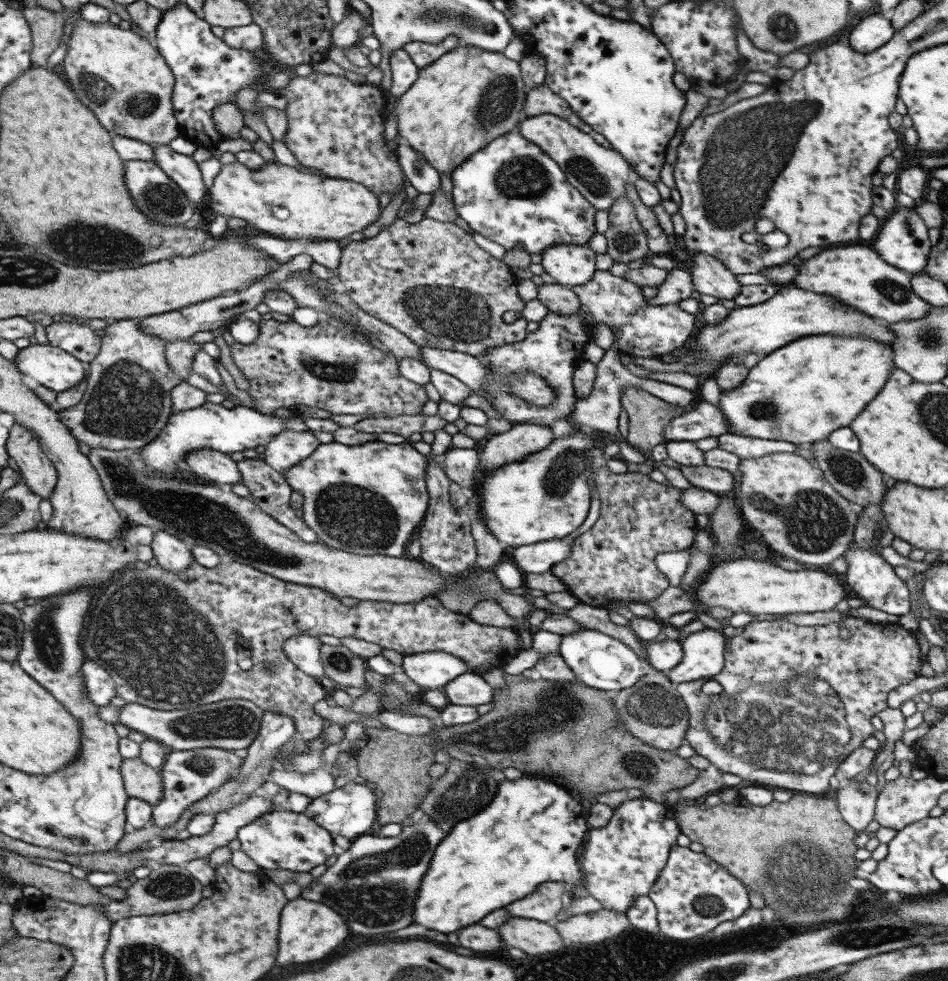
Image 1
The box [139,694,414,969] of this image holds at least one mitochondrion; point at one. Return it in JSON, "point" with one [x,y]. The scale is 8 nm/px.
{"point":[231,721]}

